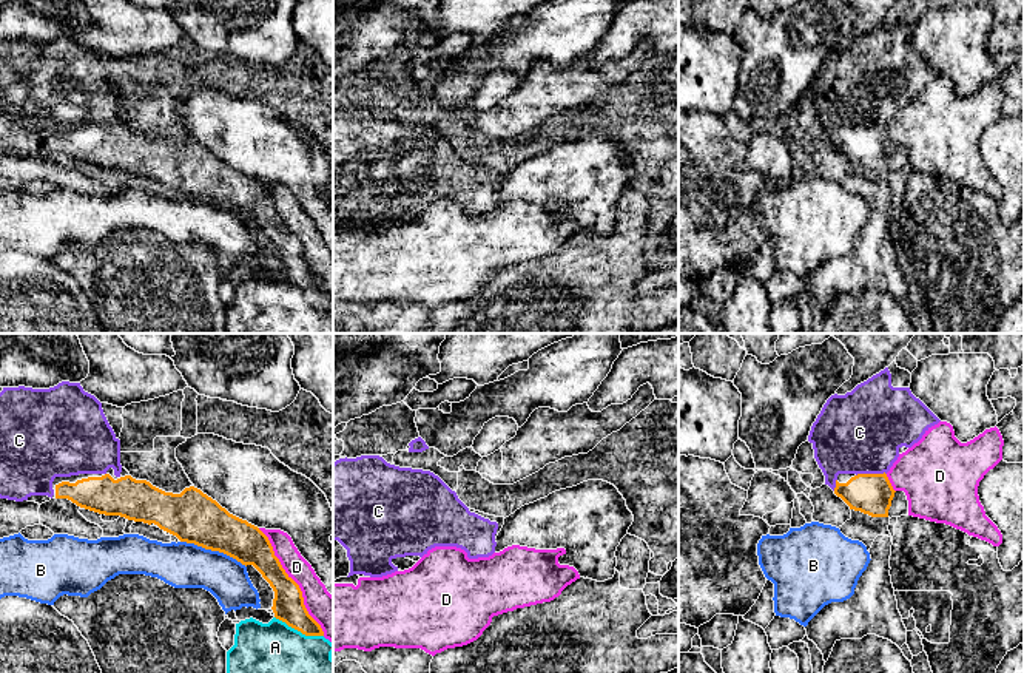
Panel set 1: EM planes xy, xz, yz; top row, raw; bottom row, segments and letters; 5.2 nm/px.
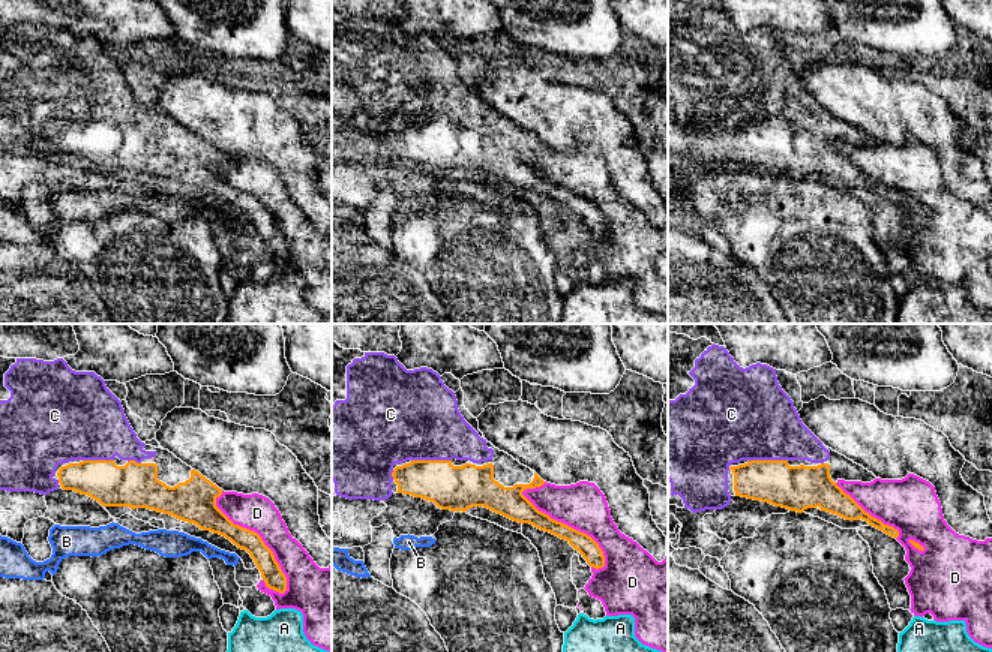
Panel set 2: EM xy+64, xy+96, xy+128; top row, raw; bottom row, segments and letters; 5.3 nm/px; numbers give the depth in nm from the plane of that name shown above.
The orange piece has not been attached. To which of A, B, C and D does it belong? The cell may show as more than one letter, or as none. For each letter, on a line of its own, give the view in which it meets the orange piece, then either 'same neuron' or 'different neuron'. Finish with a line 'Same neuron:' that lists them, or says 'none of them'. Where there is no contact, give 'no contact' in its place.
A: meets orange in xy; different neuron
B: meets orange in xy; different neuron
C: meets orange in yz; same neuron
D: meets orange in xy; different neuron
Same neuron: C

